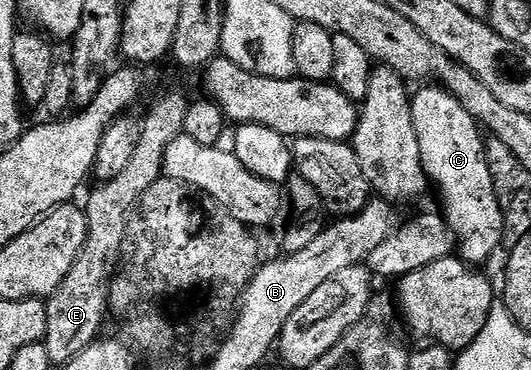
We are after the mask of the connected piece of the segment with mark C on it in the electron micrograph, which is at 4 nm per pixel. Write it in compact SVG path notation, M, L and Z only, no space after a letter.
M429 83L418 89L421 90L418 93L416 90L411 97L411 119L415 123L415 135L419 135L421 166L432 188L434 185L441 196L440 208L451 231L457 236L456 252L462 261L474 267L481 267L481 264L505 241L505 220L499 207L499 199L495 199L495 183L491 183L489 160L485 158L487 141L486 138L481 138L482 126L455 95L451 95L440 85Z

